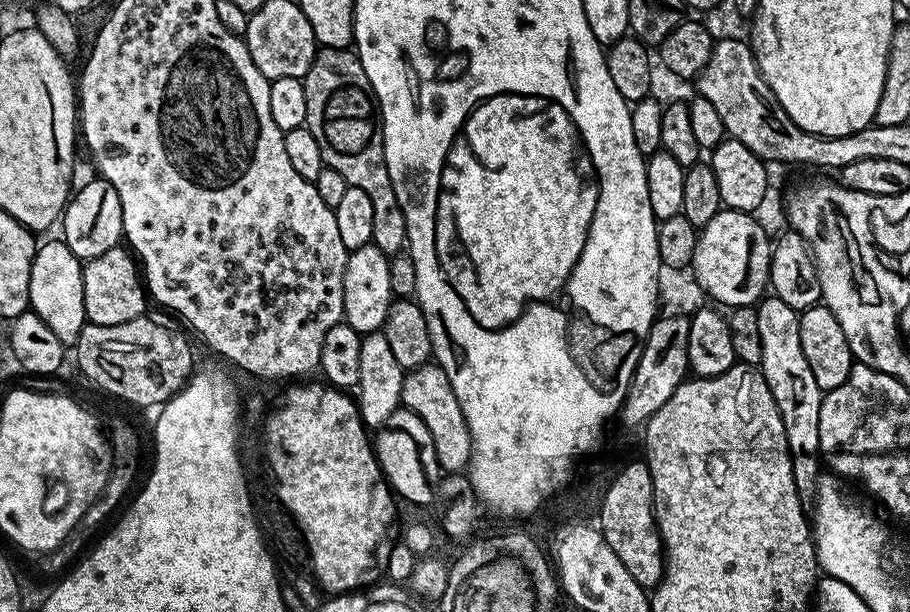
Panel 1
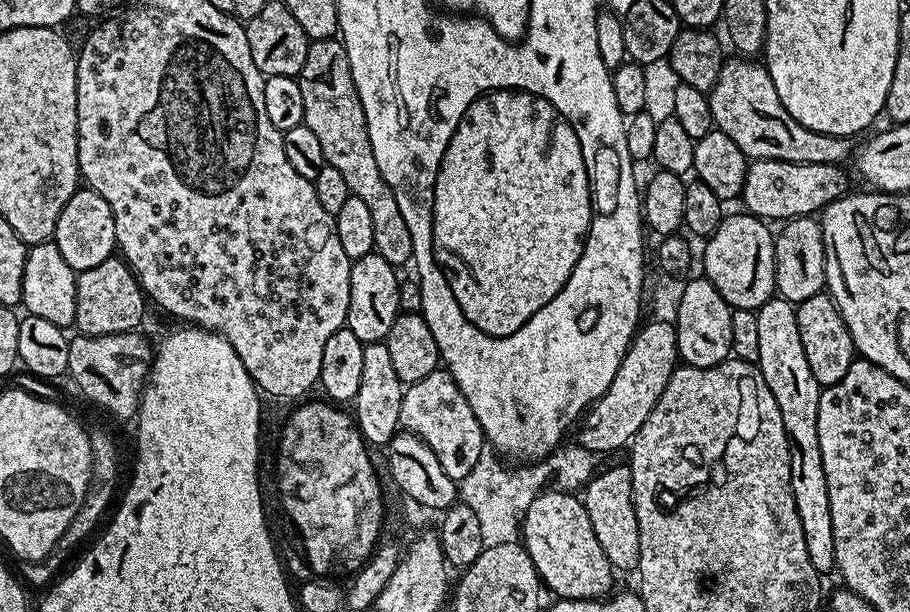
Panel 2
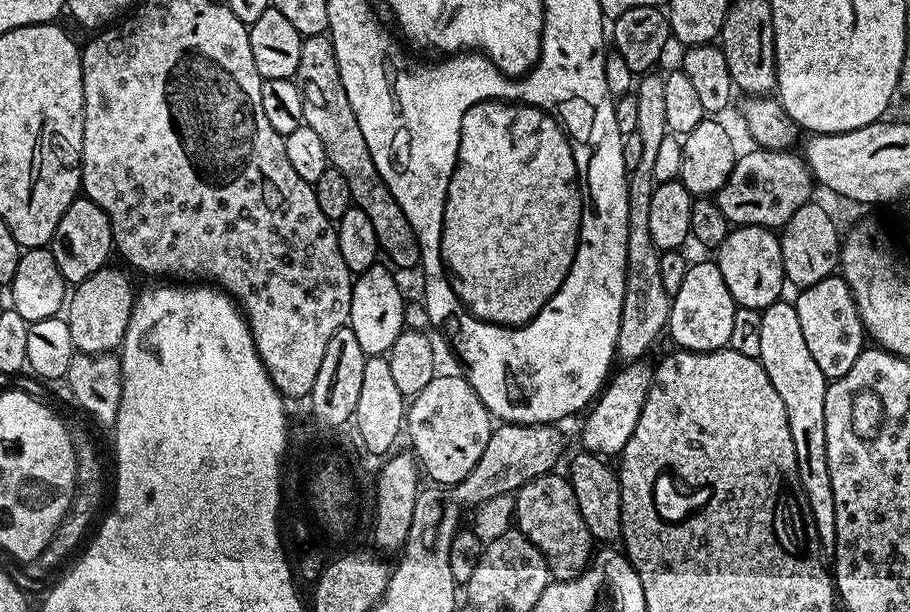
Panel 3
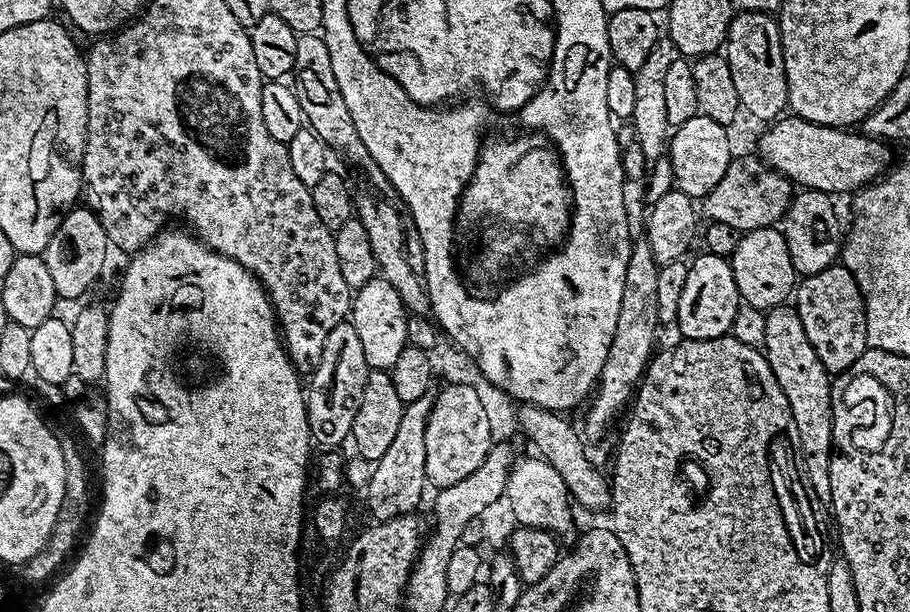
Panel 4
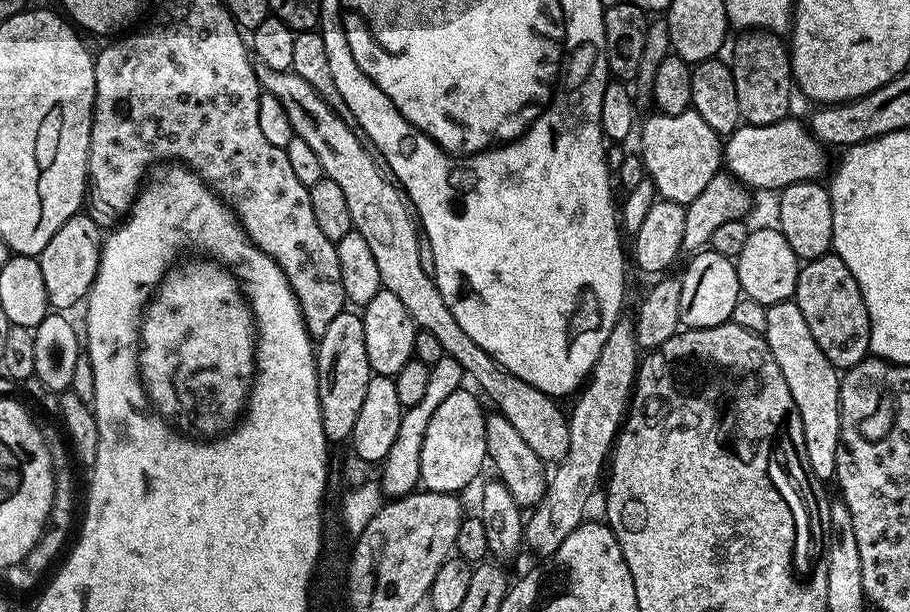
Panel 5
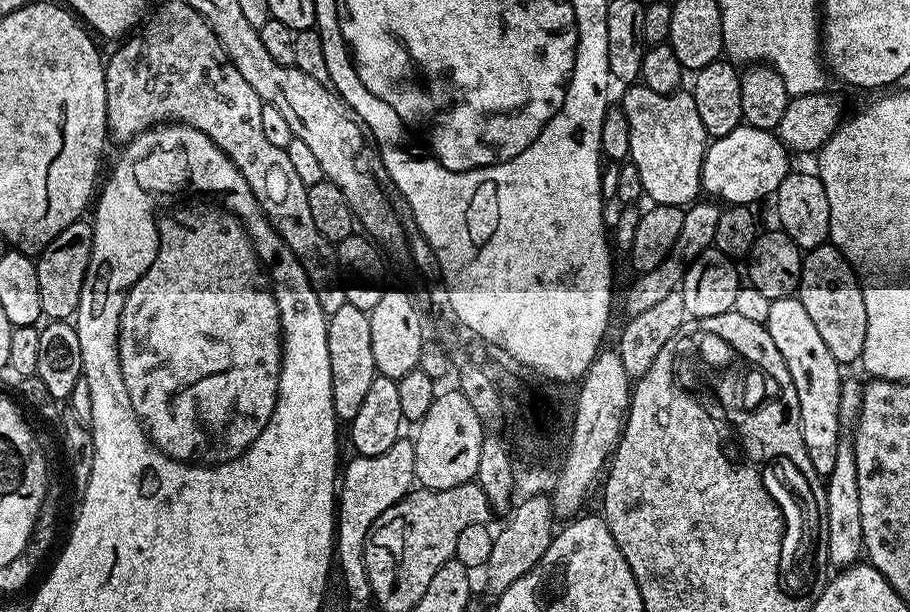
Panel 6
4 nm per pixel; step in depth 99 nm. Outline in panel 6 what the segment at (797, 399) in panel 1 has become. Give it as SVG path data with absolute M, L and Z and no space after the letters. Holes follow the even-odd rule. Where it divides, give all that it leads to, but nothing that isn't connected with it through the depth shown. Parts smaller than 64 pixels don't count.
M795 295L772 301L766 327L770 338L774 338L774 346L778 346L778 354L782 354L790 370L794 390L798 390L798 410L806 454L810 454L814 470L818 470L821 478L826 478L830 470L834 470L834 462L838 459L838 442L842 435L838 418L842 366L834 354L830 354L826 342L822 342L810 314L806 314L802 302Z

